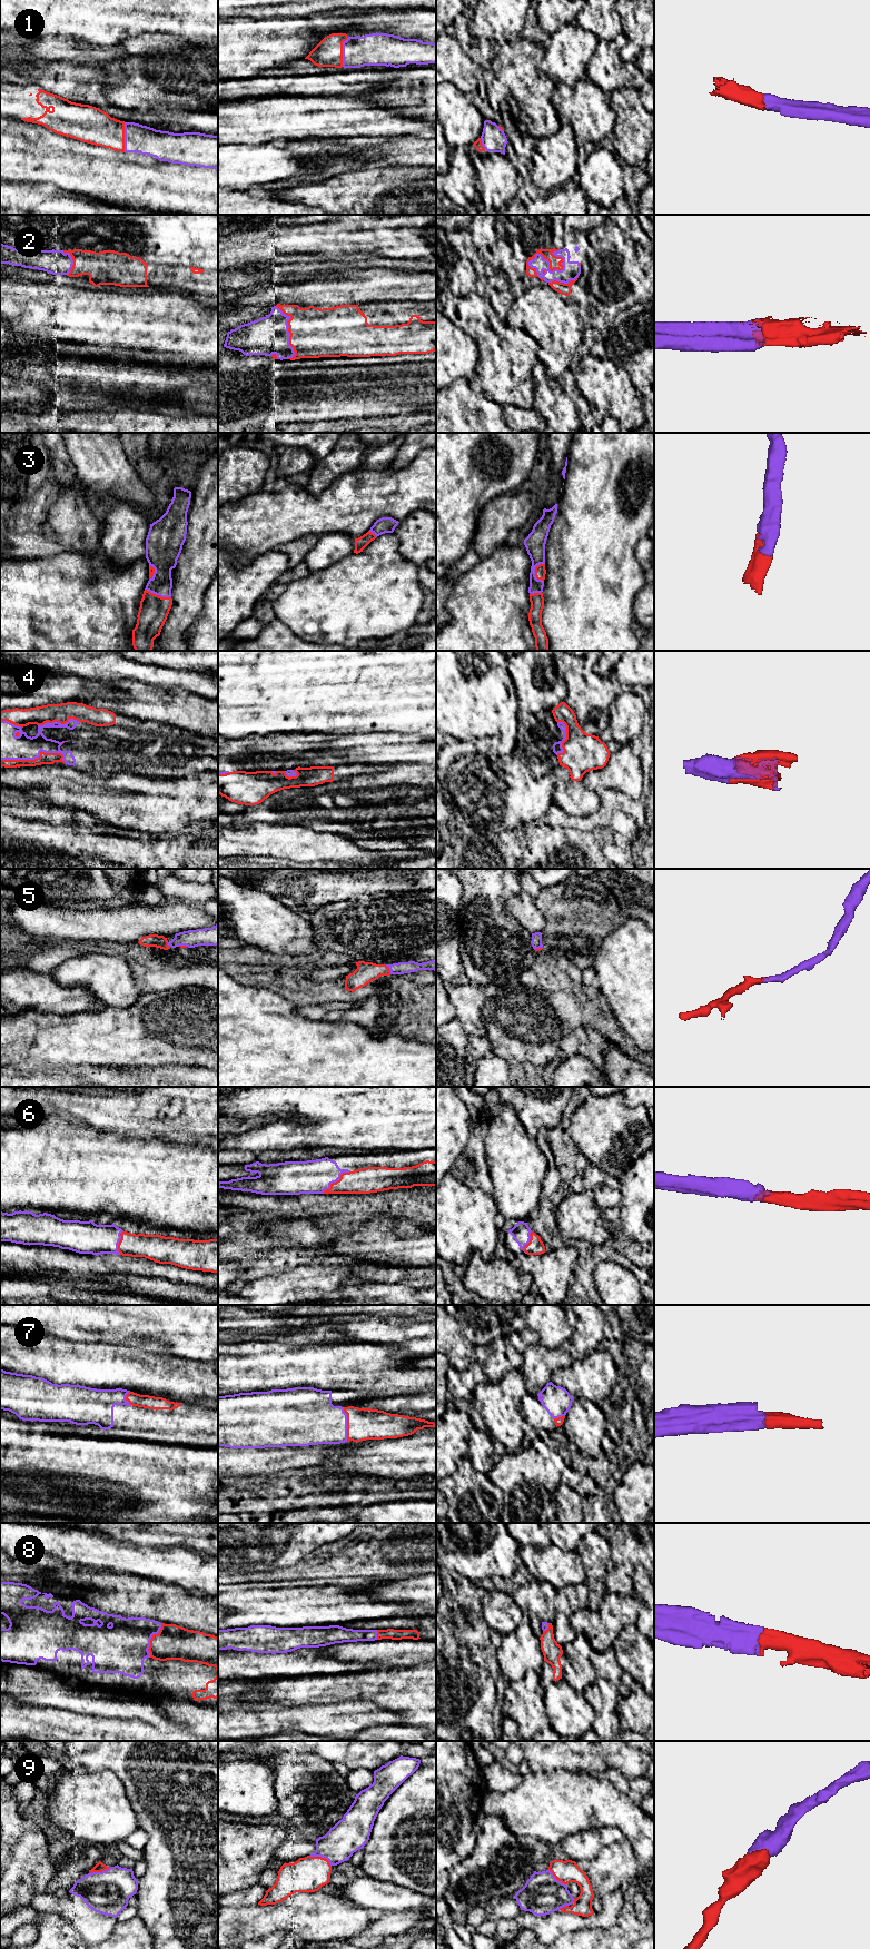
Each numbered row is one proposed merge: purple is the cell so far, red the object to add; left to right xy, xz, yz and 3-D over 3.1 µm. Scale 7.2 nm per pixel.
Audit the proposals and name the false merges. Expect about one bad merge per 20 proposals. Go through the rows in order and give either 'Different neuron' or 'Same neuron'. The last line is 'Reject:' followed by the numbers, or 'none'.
1: Same neuron
2: Same neuron
3: Same neuron
4: Same neuron
5: Same neuron
6: Same neuron
7: Same neuron
8: Same neuron
9: Same neuron
Reject: none

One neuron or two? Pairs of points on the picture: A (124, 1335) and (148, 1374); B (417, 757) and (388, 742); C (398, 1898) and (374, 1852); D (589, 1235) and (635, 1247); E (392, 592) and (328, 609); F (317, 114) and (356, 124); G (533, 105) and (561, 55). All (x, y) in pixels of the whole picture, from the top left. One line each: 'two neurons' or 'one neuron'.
A: two neurons
B: one neuron
C: two neurons
D: two neurons
E: one neuron
F: one neuron
G: two neurons

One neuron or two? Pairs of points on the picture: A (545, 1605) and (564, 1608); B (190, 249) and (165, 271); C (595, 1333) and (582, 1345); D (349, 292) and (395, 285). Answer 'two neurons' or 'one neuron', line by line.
A: two neurons
B: two neurons
C: two neurons
D: one neuron

